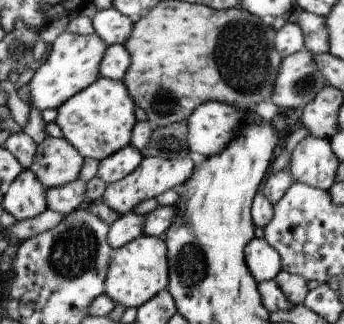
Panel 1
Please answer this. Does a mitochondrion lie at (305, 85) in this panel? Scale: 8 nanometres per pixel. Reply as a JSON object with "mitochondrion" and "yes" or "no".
{"mitochondrion":"yes"}

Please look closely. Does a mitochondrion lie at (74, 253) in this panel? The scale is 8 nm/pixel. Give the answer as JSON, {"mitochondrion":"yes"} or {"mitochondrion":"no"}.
{"mitochondrion":"yes"}

